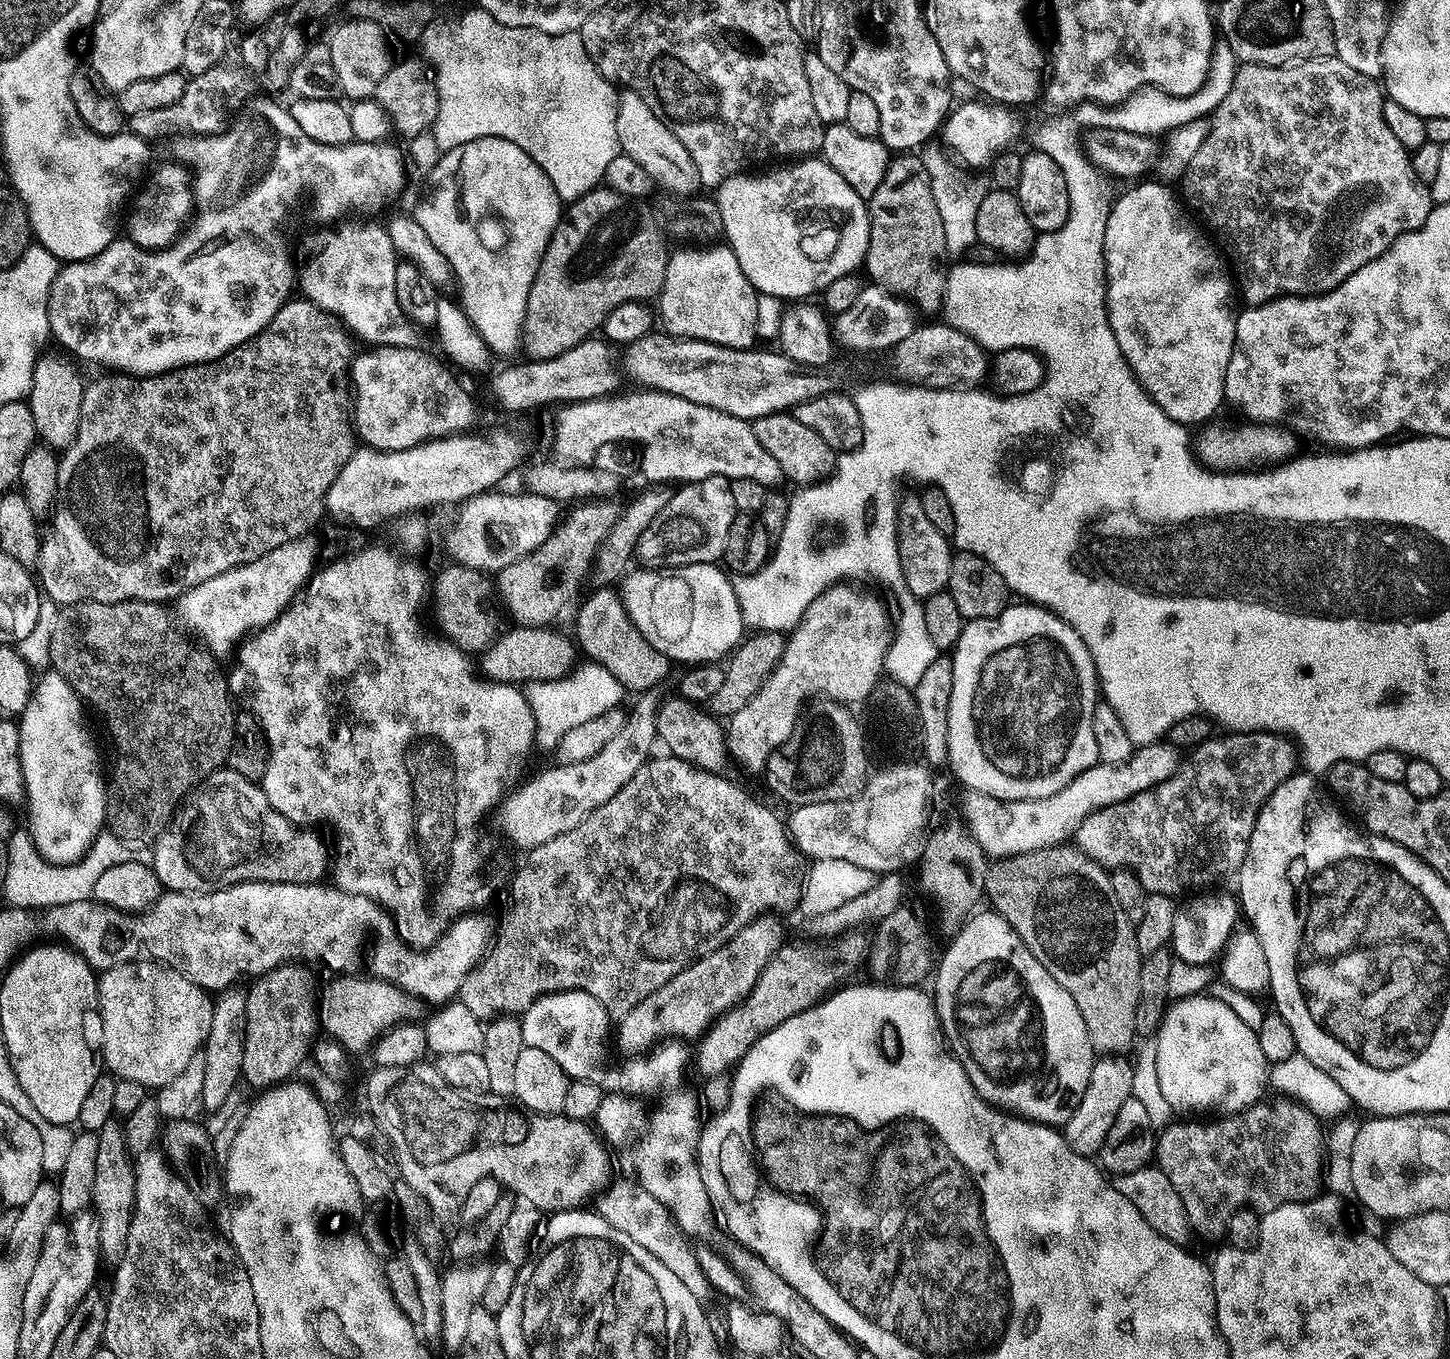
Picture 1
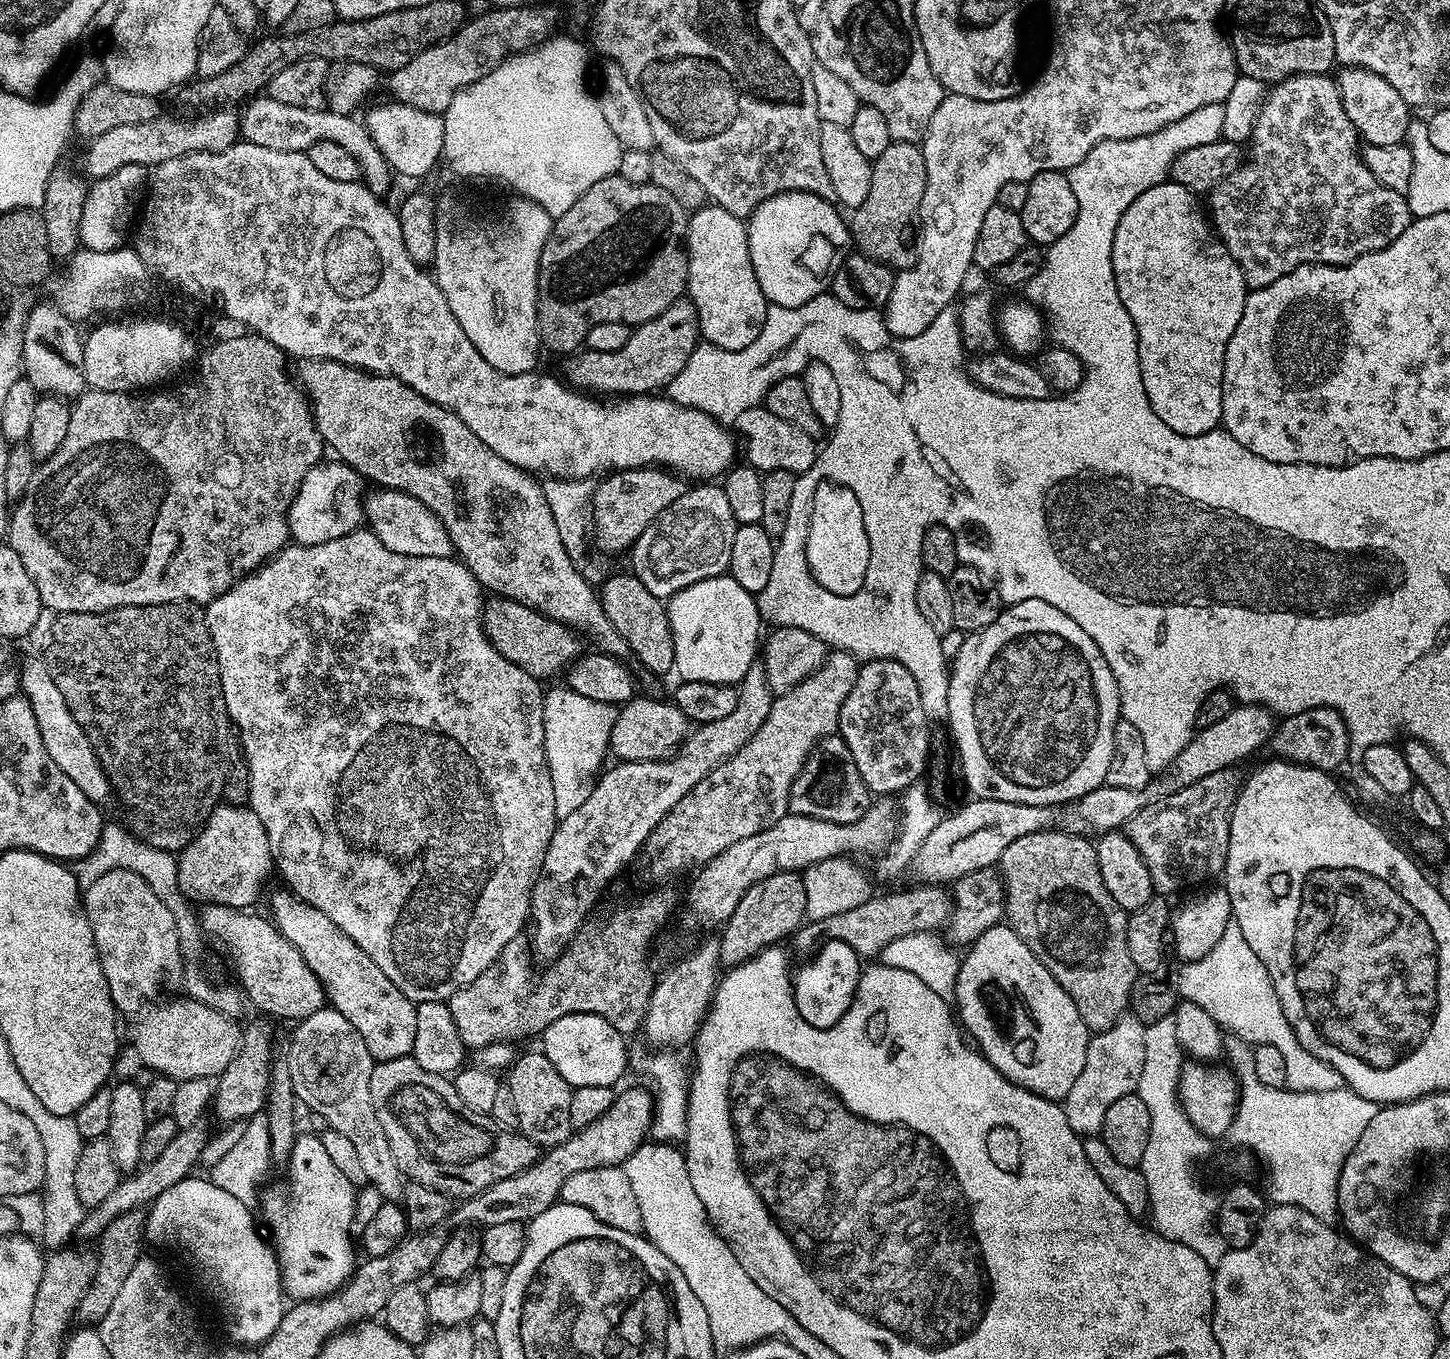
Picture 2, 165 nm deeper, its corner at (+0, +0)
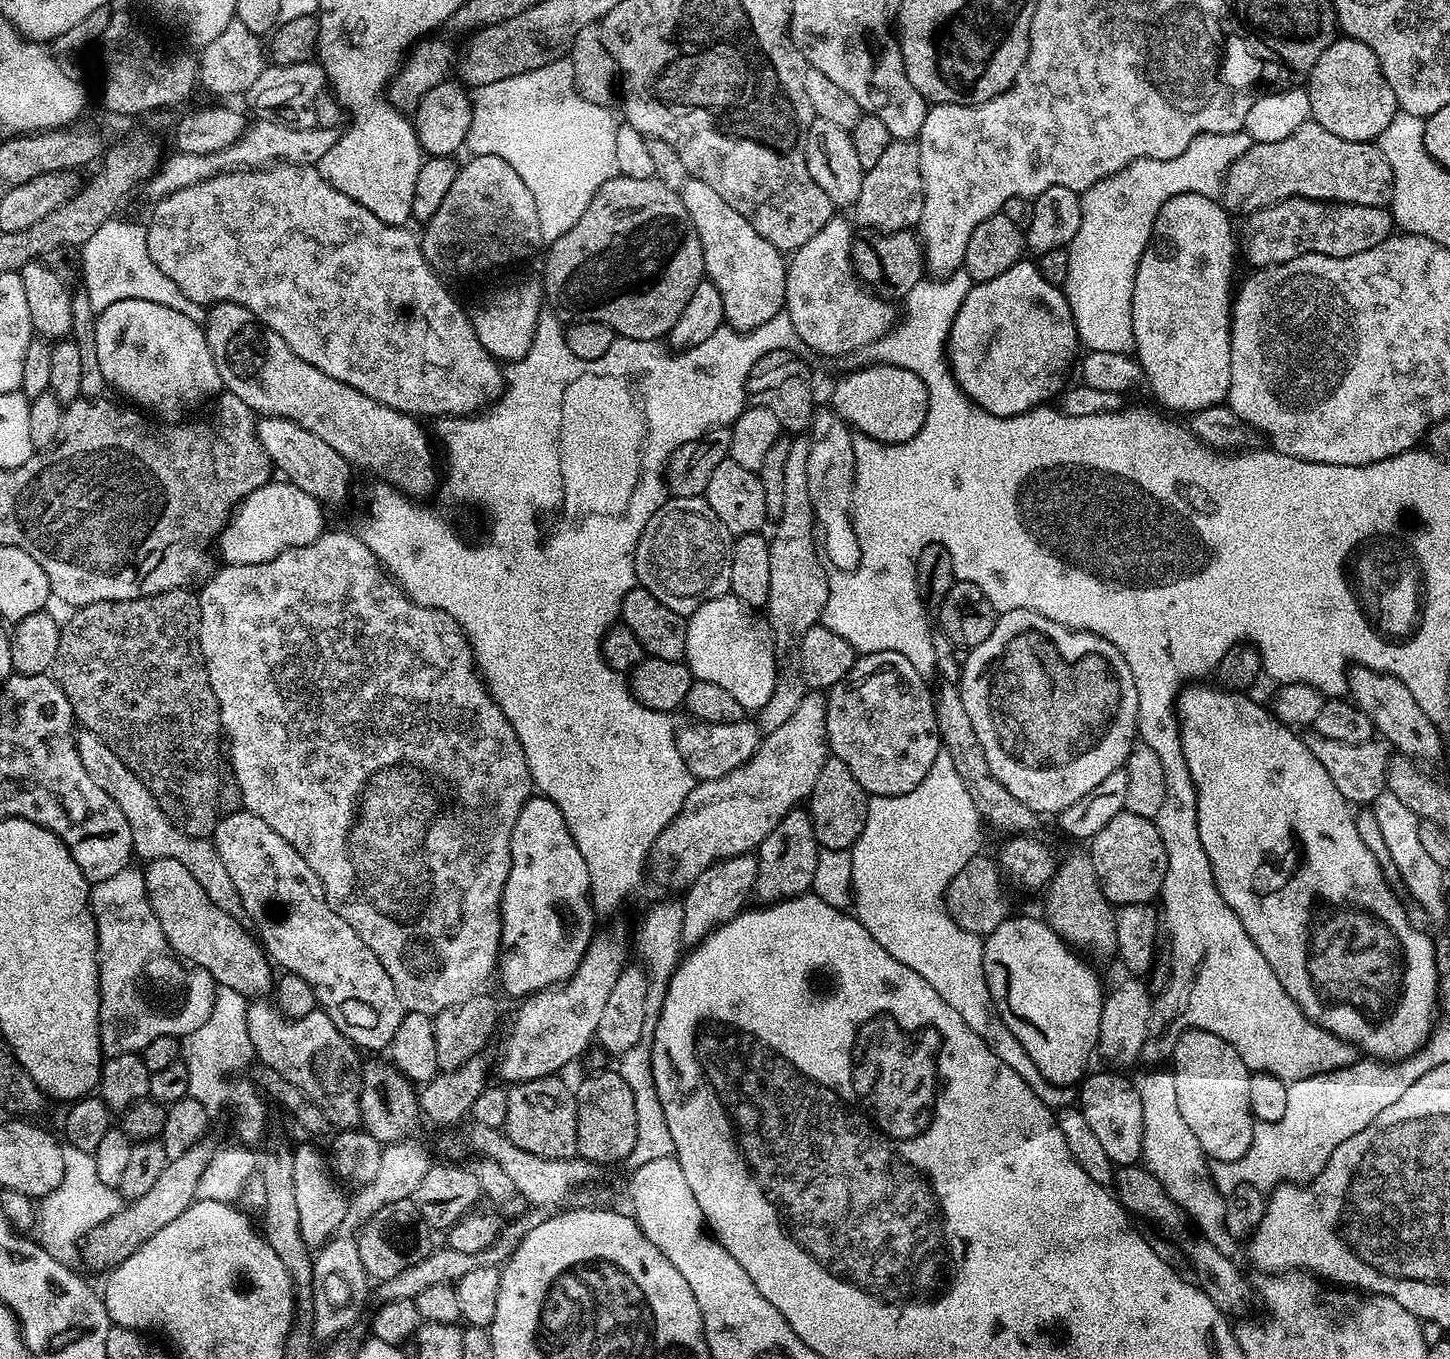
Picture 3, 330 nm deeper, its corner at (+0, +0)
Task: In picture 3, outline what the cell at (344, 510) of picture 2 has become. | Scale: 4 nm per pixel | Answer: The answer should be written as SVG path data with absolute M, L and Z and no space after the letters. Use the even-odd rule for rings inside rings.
M289 482L263 484L238 505L220 531L220 556L224 564L257 564L273 560L288 548L306 546L326 530L320 501Z

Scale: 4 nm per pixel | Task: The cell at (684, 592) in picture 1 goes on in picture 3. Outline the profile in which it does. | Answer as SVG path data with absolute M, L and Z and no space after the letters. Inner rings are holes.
M719 596L696 607L686 620L686 663L693 677L718 682L749 713L759 713L774 695L778 659L770 624L737 596Z

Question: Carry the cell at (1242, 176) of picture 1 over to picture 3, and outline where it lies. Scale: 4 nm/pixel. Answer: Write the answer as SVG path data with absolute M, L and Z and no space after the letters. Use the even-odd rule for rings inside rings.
M1292 196L1277 204L1260 208L1256 212L1247 213L1244 224L1244 240L1242 236L1242 256L1249 260L1253 269L1270 268L1273 264L1290 262L1306 254L1322 254L1323 256L1353 256L1362 254L1362 250L1370 250L1388 239L1394 232L1392 213L1388 208L1374 206L1358 206L1357 204L1333 204L1319 200L1307 200L1301 196Z

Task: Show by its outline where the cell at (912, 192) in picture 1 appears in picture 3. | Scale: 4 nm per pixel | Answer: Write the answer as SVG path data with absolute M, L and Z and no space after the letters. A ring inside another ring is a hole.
M891 139L882 158L865 171L862 190L854 205L855 223L873 228L873 233L887 234L912 230L920 223L924 205L924 179L920 173L920 145L916 140Z

